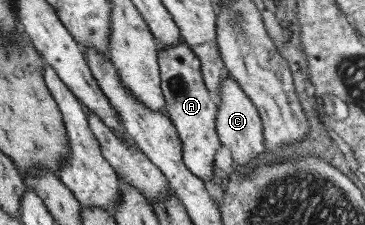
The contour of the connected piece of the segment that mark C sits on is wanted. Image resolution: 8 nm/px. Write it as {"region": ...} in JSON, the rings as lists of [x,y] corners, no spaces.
{"region":[[[230,75],[221,83],[220,96],[217,99],[218,108],[216,116],[216,129],[222,145],[229,147],[233,161],[238,165],[248,167],[249,161],[260,157],[264,148],[263,123],[252,100],[240,87],[240,84]]]}

